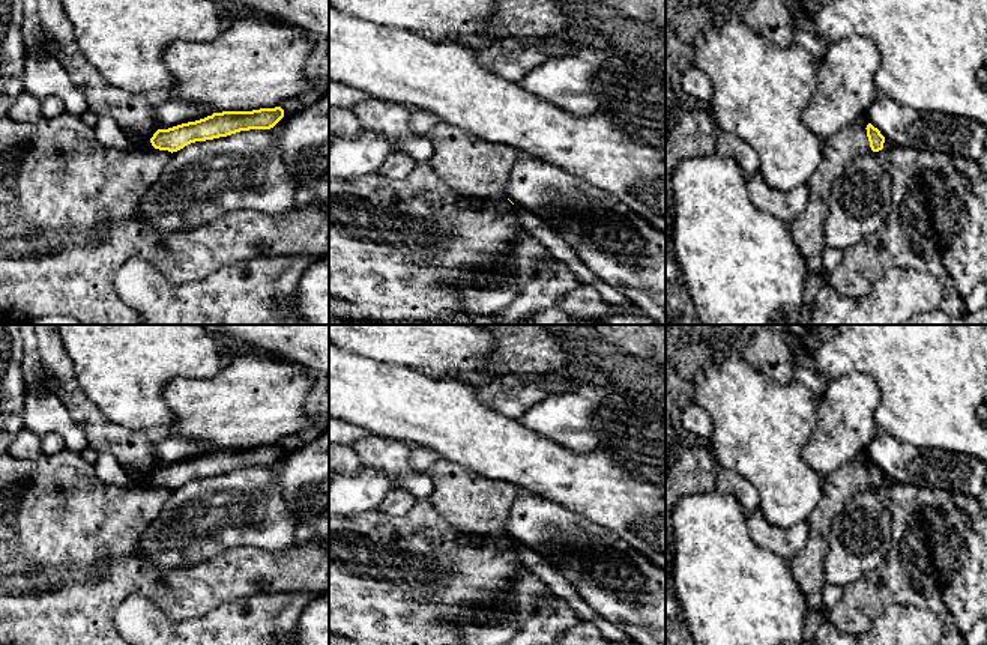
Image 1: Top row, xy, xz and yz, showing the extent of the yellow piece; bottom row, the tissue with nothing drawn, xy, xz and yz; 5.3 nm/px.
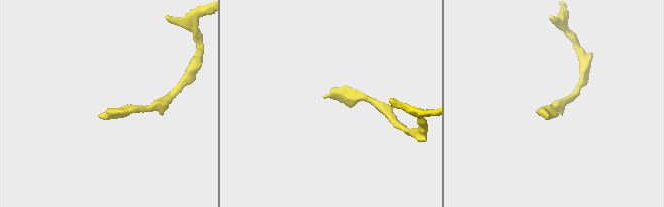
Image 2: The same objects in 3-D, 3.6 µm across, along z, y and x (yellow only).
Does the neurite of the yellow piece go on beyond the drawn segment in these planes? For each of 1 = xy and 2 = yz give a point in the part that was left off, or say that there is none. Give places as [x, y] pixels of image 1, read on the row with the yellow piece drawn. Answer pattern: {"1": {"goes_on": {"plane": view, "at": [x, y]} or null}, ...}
{"1": {"goes_on": null}, "2": {"goes_on": null}}

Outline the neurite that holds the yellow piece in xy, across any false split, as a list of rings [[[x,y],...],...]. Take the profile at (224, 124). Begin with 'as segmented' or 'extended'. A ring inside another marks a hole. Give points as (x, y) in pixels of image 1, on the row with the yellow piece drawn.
as segmented; [[[281,107],[213,113],[195,122],[158,129],[150,143],[155,149],[173,153],[195,141],[213,140],[249,129],[270,129],[282,117],[284,110]]]

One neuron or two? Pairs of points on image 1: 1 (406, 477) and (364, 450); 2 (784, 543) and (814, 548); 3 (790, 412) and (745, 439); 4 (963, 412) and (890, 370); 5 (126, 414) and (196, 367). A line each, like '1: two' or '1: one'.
1: one
2: two
3: one
4: one
5: one

